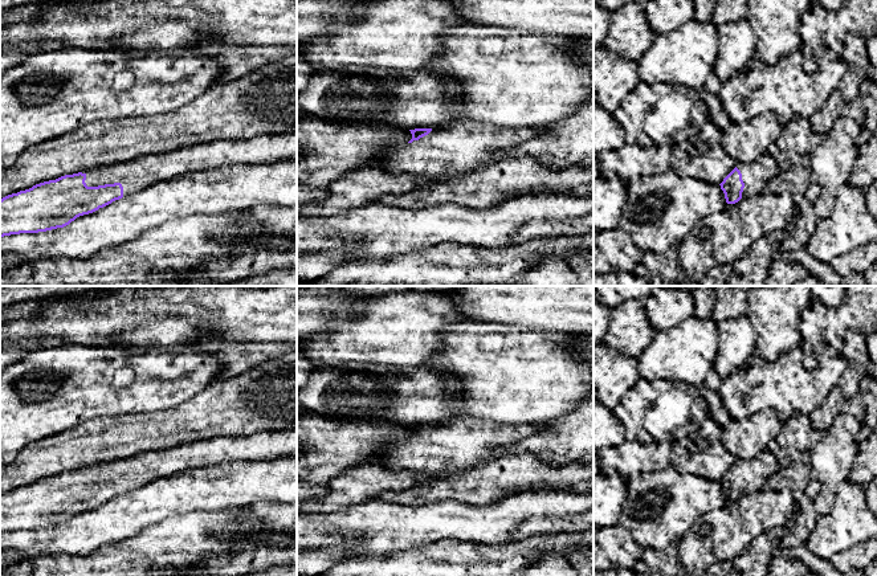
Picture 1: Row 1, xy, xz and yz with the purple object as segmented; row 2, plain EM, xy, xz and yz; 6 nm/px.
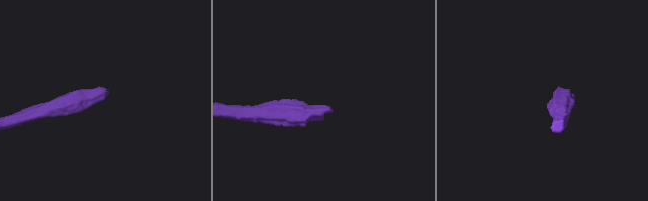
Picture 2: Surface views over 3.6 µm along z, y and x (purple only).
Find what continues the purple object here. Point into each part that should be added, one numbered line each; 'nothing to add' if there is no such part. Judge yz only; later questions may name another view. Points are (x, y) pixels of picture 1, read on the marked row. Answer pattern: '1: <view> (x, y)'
1: yz (755, 175)

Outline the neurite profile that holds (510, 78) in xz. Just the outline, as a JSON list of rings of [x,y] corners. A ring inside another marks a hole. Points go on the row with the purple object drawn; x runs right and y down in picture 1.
[[[464,24],[450,28],[444,32],[442,36],[442,52],[437,58],[431,60],[424,69],[436,73],[445,79],[454,79],[460,86],[460,111],[465,118],[473,119],[476,122],[490,123],[501,127],[539,127],[546,123],[554,123],[563,120],[564,118],[574,114],[591,95],[593,95],[593,65],[590,65],[580,60],[579,46],[575,37],[567,37],[560,34],[537,34],[526,33],[517,29],[510,29],[505,26],[485,26],[474,24]]]

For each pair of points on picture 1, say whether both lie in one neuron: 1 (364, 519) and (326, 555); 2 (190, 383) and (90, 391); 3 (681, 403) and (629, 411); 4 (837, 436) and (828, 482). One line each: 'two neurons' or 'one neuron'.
1: two neurons
2: one neuron
3: one neuron
4: one neuron

